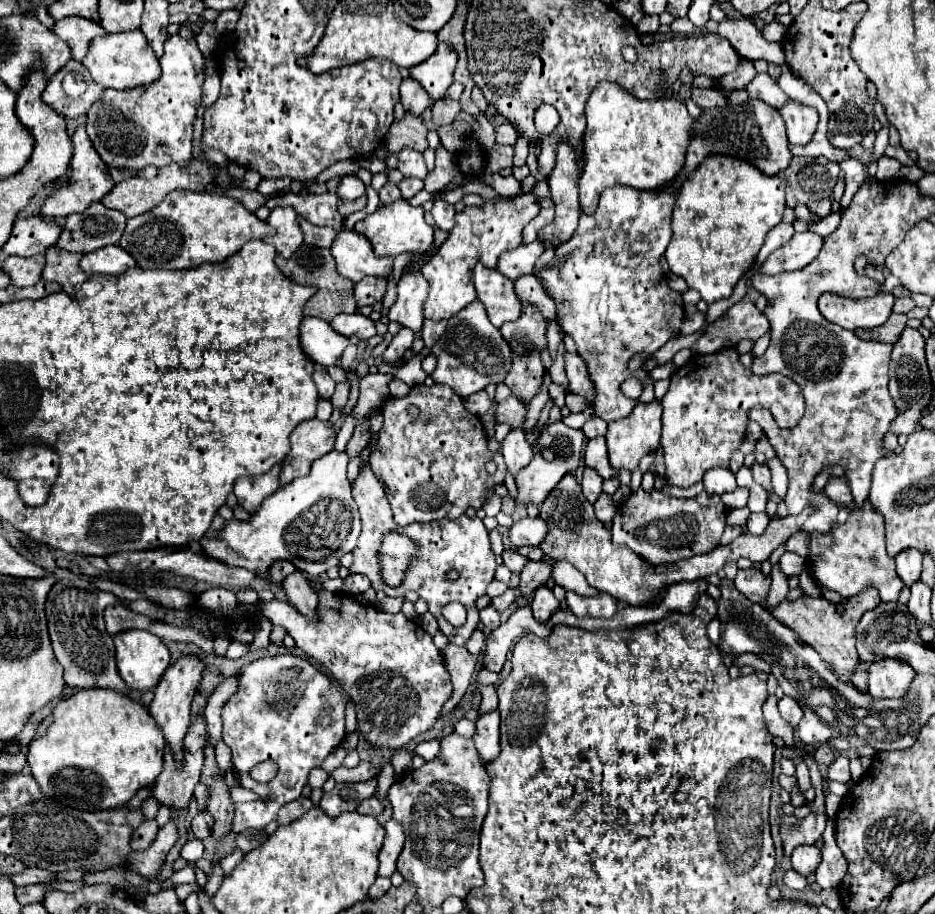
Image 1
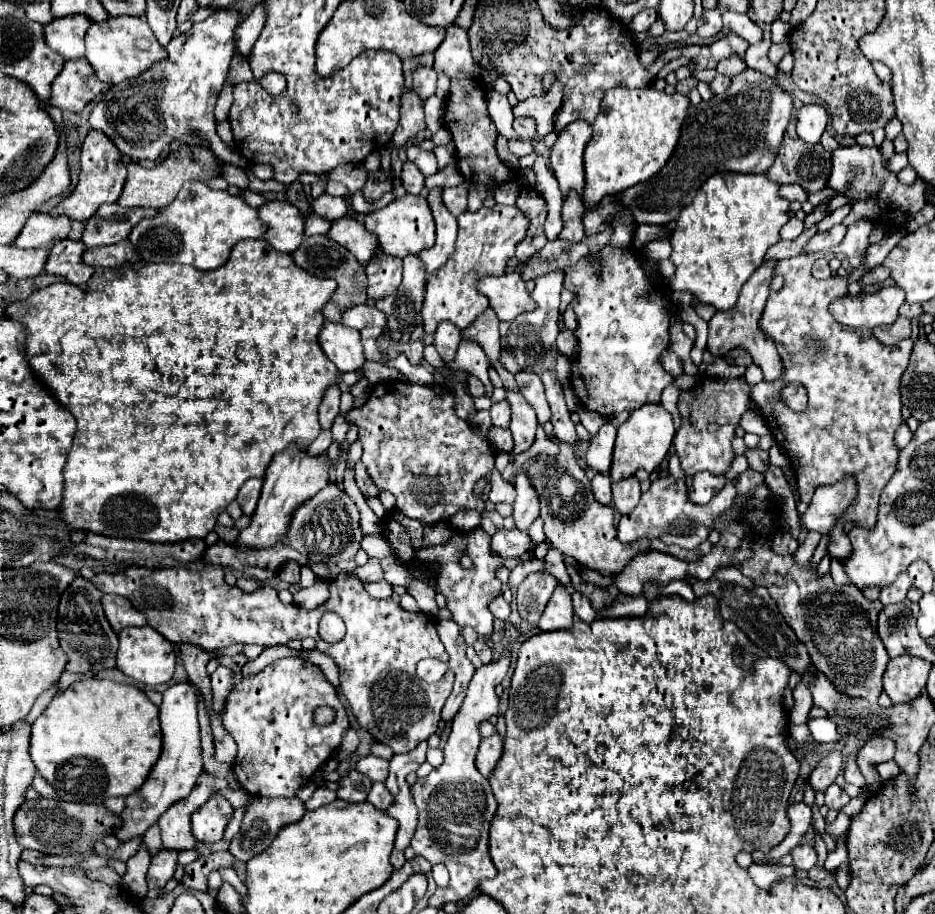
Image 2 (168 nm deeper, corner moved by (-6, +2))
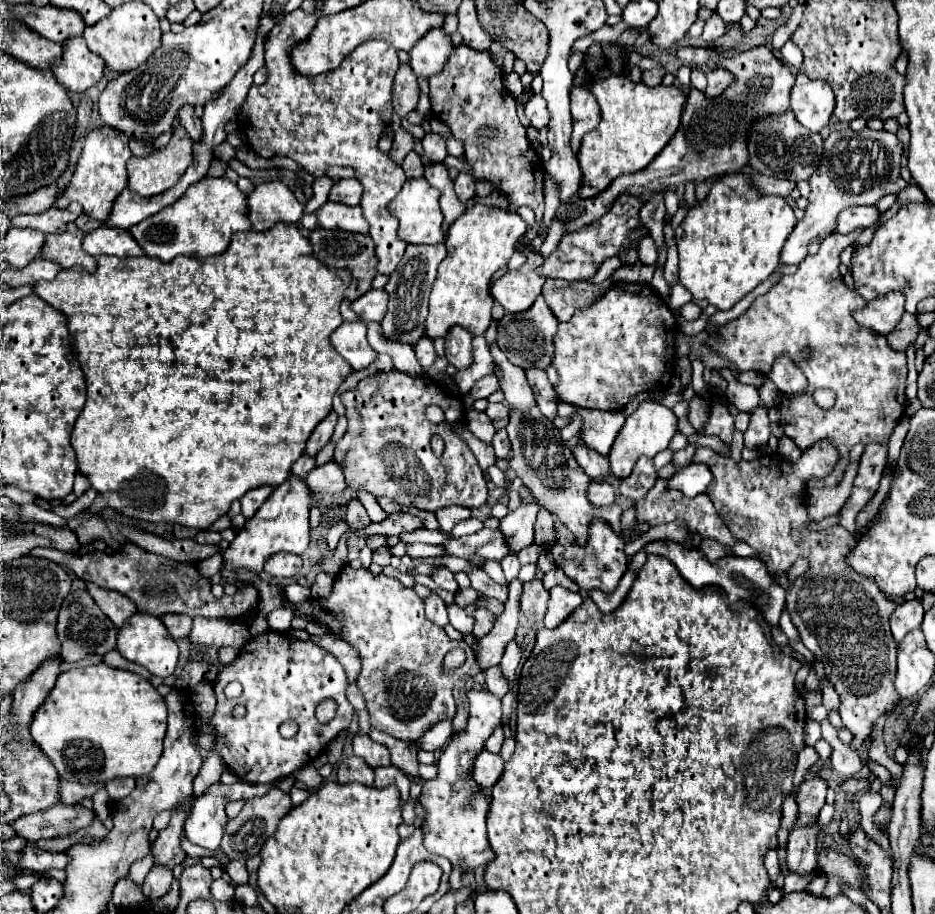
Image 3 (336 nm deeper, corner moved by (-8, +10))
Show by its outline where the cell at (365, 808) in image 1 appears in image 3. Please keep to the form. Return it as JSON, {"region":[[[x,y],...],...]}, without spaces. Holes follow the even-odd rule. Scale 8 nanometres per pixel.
{"region":[[[390,766],[390,768],[376,768],[374,772],[376,772],[376,782],[374,782],[376,788],[396,786],[396,788],[400,790],[400,796],[402,796],[402,798],[406,798],[406,800],[410,798],[410,794],[408,794],[408,790],[410,790],[410,780],[406,778],[406,774],[404,774],[402,770]]]}

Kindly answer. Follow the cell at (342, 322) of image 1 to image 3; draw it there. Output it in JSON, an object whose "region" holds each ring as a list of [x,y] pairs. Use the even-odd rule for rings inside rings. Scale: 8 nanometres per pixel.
{"region":[[[370,290],[358,300],[350,304],[350,308],[360,316],[362,322],[380,322],[382,316],[386,314],[386,302],[388,294],[384,290]]]}

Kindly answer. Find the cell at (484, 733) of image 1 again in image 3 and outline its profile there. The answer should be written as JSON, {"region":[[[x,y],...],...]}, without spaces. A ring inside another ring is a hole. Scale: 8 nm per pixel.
{"region":[[[482,750],[476,758],[474,780],[478,780],[478,784],[484,784],[484,788],[492,788],[498,782],[498,778],[502,776],[502,770],[504,770],[502,756]]]}

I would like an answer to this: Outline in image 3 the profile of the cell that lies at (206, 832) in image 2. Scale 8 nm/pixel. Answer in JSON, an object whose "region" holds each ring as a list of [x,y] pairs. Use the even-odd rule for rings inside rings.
{"region":[[[238,780],[238,782],[232,784],[232,786],[226,786],[226,784],[222,784],[222,782],[216,782],[216,784],[212,784],[212,786],[208,786],[208,790],[194,800],[192,812],[190,812],[190,816],[186,818],[186,824],[184,824],[184,834],[186,834],[186,838],[192,840],[192,842],[198,844],[198,846],[204,846],[204,848],[208,848],[208,850],[216,850],[216,848],[220,846],[220,840],[222,840],[224,832],[226,832],[226,822],[228,822],[226,812],[224,812],[226,802],[230,802],[230,800],[248,800],[248,798],[252,798],[254,794],[256,794],[256,796],[262,796],[262,794],[266,794],[272,786],[274,786],[274,784],[256,786],[256,784],[246,784],[246,782],[242,782],[242,780]]]}

